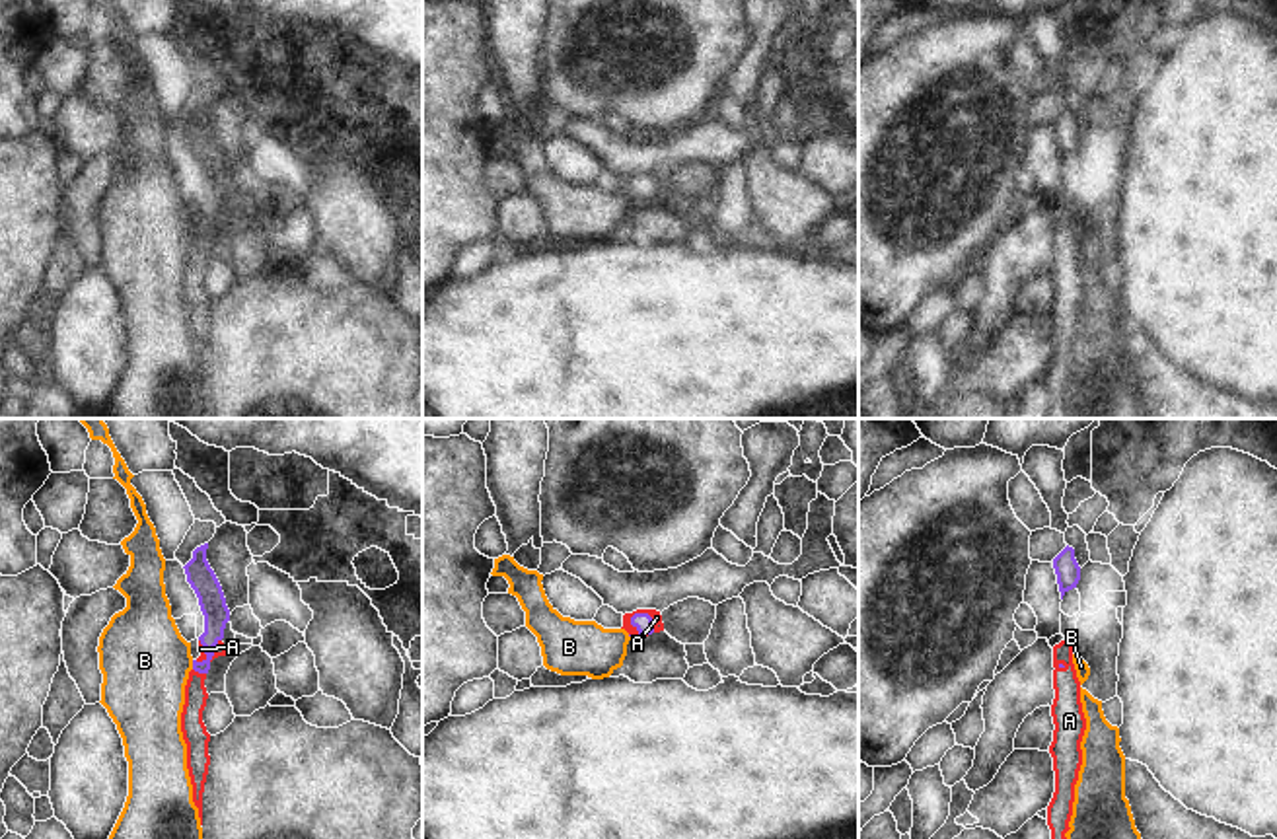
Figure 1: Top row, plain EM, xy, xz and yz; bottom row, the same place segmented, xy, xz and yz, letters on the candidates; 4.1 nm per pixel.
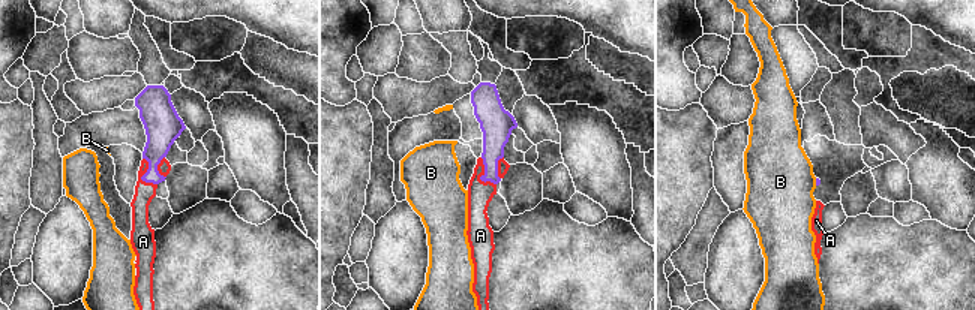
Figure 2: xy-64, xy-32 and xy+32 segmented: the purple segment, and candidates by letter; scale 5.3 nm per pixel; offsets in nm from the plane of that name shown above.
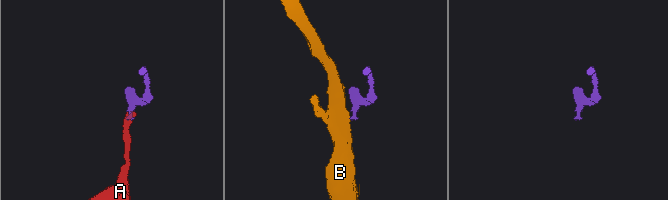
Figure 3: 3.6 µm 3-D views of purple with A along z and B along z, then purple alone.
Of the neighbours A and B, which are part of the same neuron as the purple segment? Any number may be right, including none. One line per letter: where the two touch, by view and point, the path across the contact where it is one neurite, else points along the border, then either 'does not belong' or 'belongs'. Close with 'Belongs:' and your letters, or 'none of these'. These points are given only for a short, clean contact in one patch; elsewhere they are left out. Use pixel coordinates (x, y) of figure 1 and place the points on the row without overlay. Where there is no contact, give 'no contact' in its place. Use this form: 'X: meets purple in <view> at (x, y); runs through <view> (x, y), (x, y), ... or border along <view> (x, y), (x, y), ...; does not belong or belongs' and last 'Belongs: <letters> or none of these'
A: meets purple in xz at (647, 178); runs through xz (643, 185), (647, 178), (656, 182); belongs
B: meets purple in xy at (193, 228); border along xy (191, 224), (193, 232); does not belong
Belongs: A

